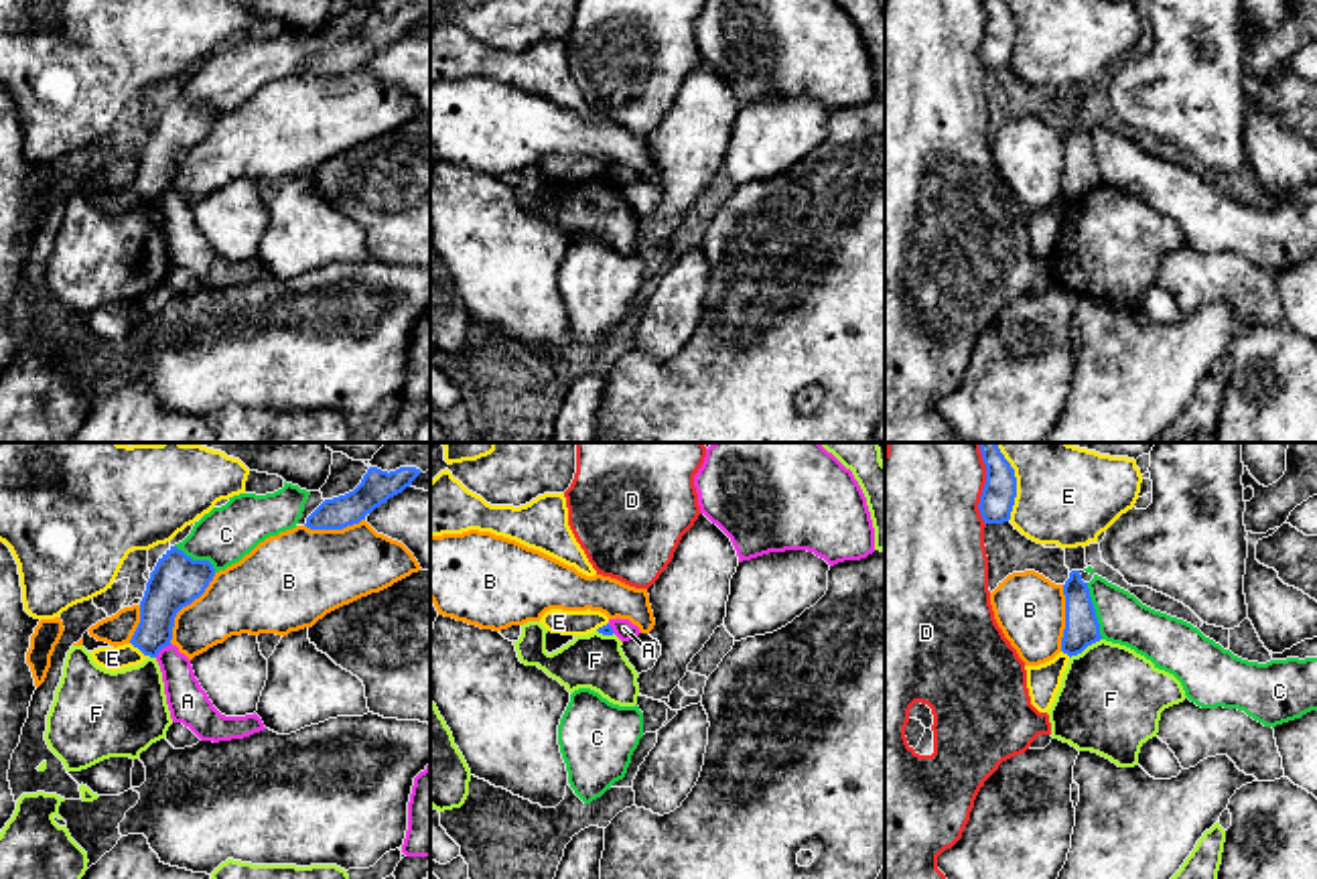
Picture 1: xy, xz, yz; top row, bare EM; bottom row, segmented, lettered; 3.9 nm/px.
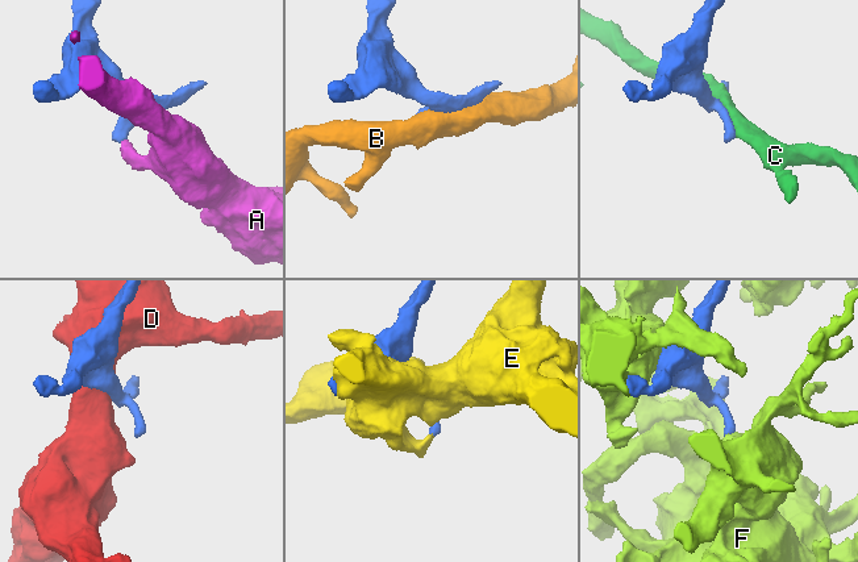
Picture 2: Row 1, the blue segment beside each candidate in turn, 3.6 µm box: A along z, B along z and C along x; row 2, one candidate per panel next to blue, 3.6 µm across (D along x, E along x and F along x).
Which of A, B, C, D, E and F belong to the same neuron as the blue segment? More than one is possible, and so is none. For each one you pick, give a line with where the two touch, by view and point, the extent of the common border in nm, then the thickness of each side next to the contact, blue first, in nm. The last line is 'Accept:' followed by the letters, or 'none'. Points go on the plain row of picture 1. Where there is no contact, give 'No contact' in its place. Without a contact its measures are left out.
Accept: none

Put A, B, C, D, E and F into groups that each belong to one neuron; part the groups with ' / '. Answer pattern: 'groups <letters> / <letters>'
groups A / B / C / D / E / F

